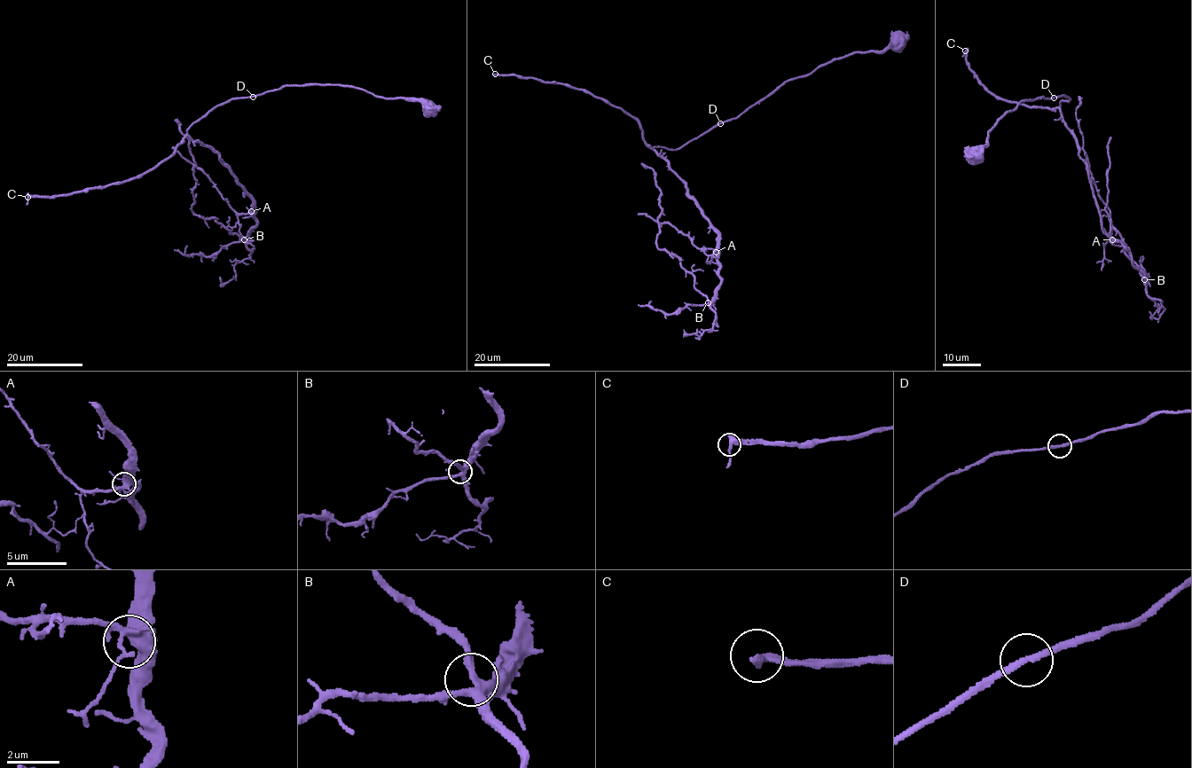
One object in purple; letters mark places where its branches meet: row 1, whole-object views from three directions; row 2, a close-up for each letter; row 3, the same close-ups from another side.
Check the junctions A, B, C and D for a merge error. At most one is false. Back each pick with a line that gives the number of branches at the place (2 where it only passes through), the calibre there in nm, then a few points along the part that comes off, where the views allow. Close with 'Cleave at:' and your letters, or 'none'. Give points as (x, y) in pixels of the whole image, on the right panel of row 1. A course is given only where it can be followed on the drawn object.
Cleave at: none

